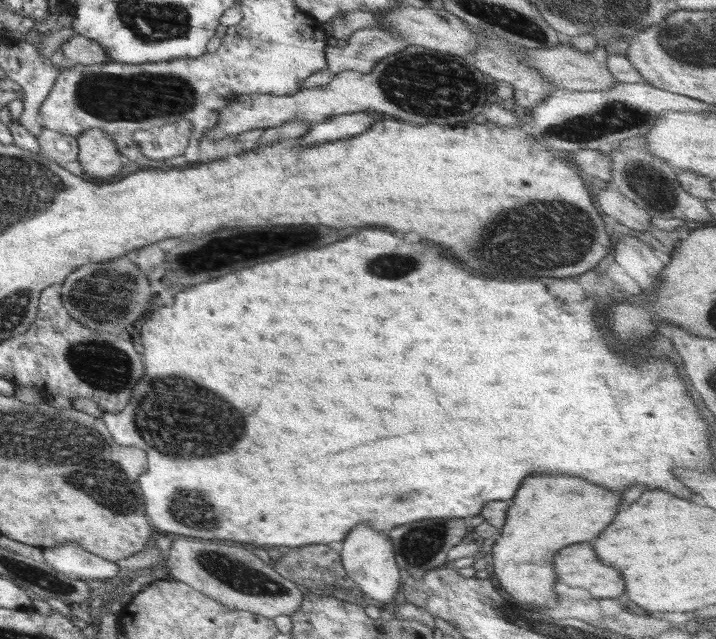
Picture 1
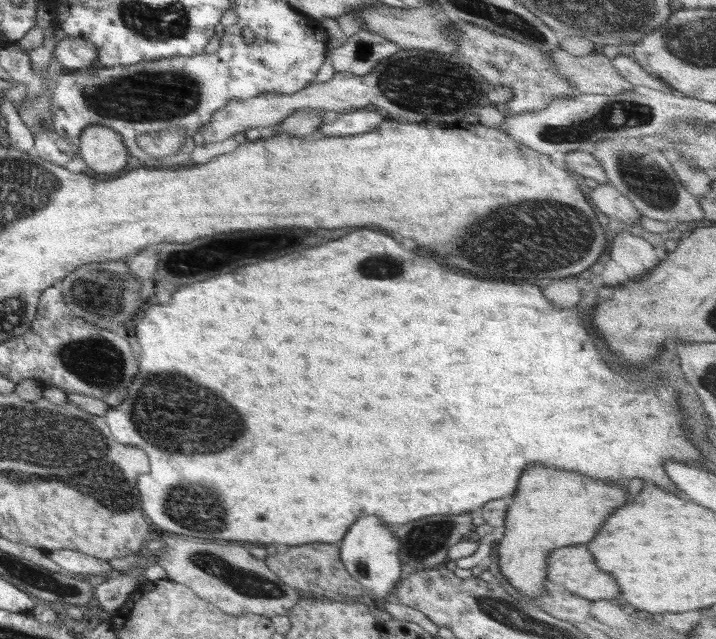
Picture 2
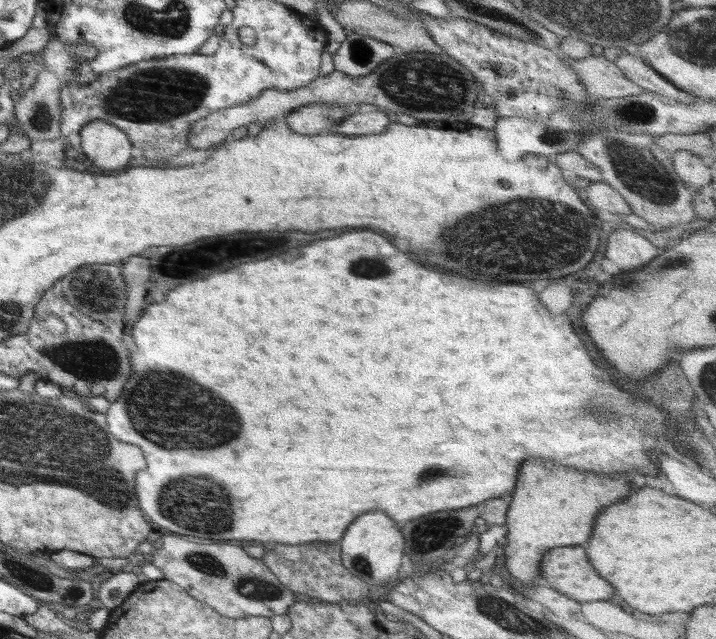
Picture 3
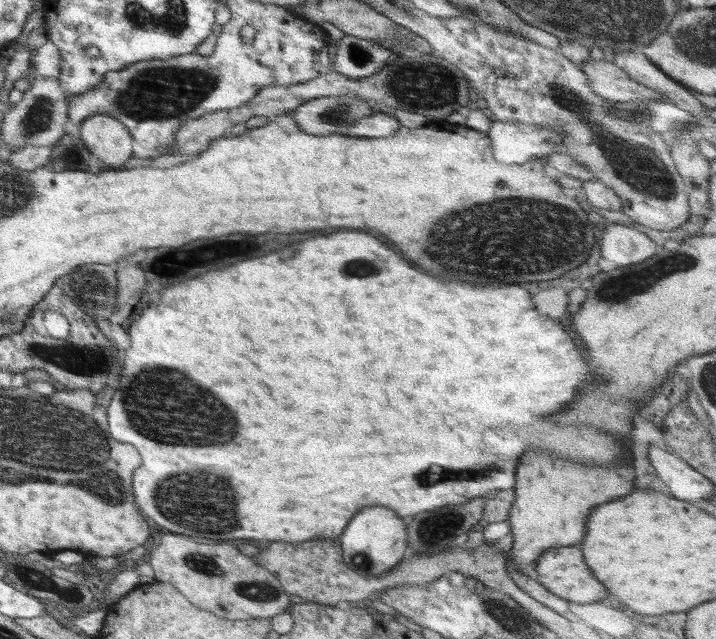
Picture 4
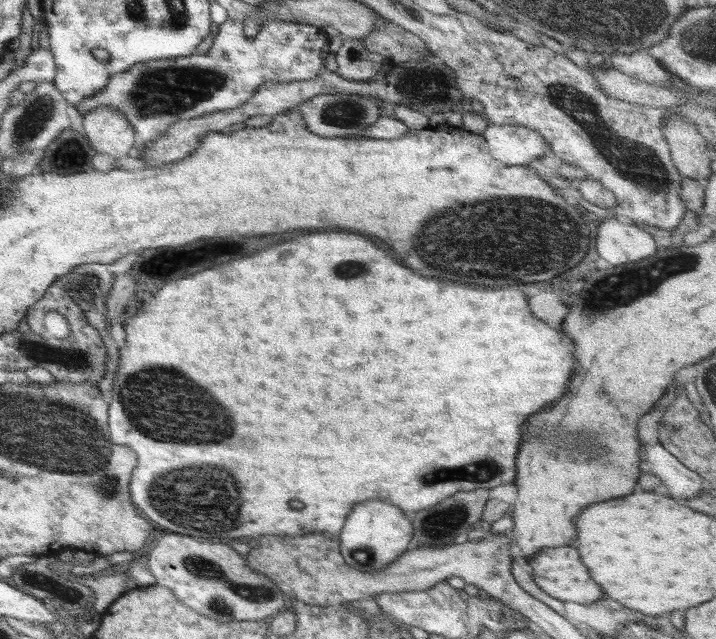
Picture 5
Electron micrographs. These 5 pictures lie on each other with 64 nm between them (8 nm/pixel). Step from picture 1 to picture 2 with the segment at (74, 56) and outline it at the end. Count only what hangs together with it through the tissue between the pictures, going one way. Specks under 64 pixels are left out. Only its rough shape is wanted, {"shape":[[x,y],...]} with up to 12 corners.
{"shape":[[66,38],[51,58],[61,73],[93,66],[98,49],[89,40]]}

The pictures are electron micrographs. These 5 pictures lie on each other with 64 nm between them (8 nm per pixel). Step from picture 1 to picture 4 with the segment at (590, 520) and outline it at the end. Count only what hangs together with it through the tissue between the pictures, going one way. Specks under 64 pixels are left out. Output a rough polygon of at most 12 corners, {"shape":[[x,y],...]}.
{"shape":[[517,466],[509,551],[519,571],[576,545],[598,504],[634,490],[634,466]]}

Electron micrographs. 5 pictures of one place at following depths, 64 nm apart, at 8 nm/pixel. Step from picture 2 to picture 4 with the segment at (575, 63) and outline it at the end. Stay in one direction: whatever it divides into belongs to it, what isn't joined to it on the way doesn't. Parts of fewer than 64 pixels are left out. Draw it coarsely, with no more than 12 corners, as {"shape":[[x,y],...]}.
{"shape":[[587,60],[580,68],[592,90],[609,101],[663,100],[614,63]]}

